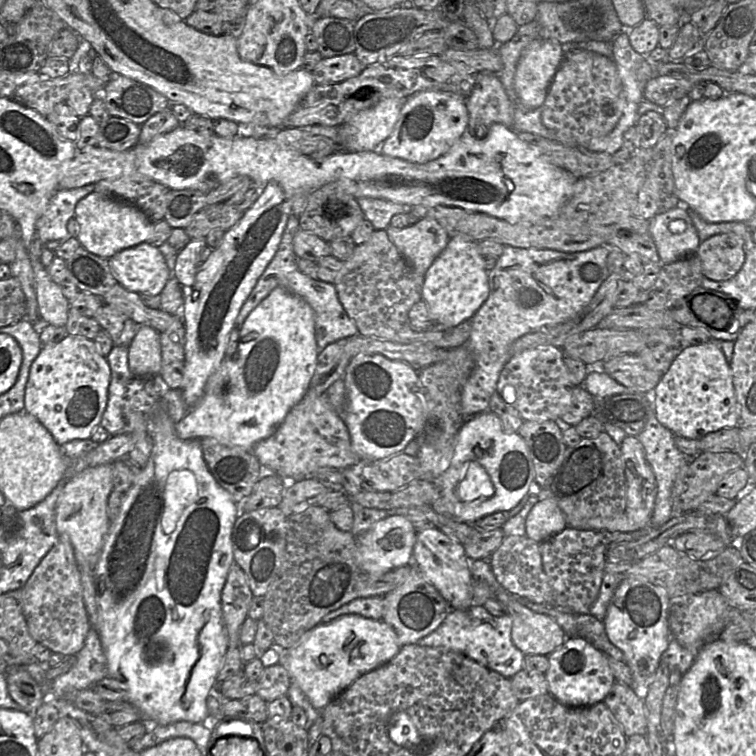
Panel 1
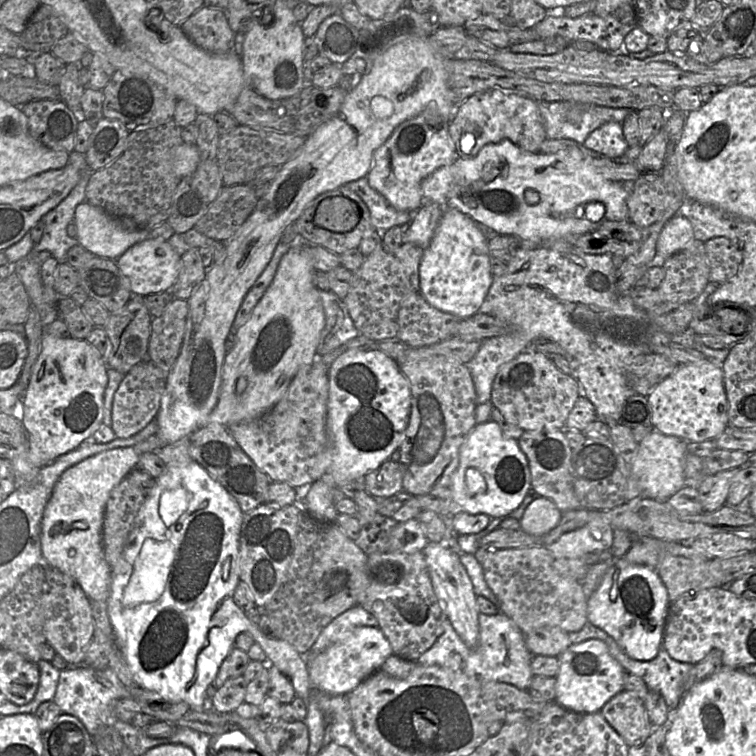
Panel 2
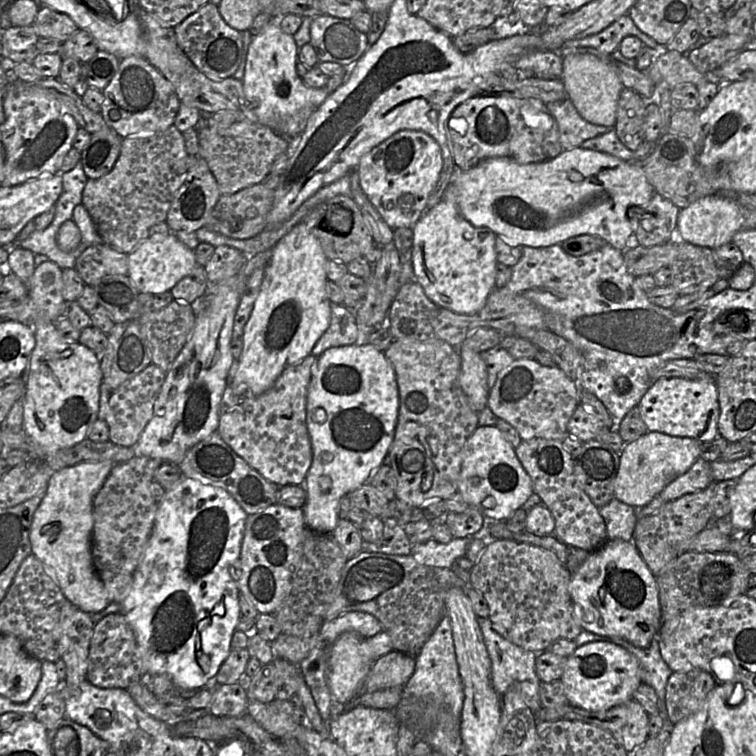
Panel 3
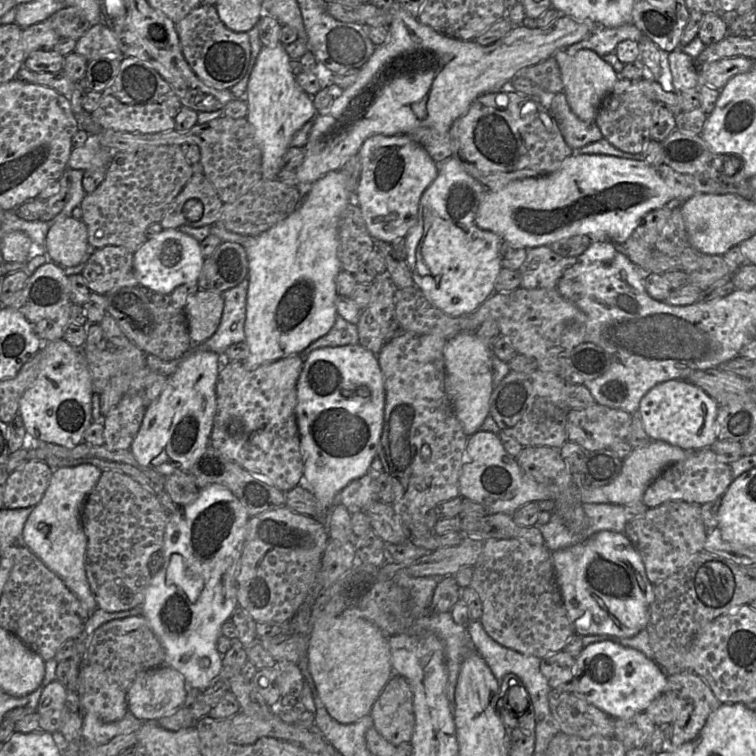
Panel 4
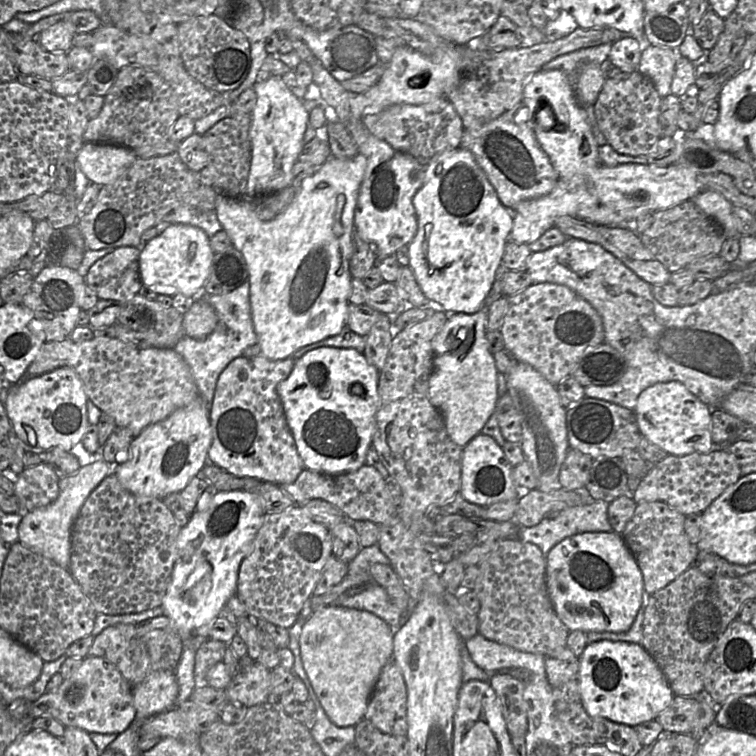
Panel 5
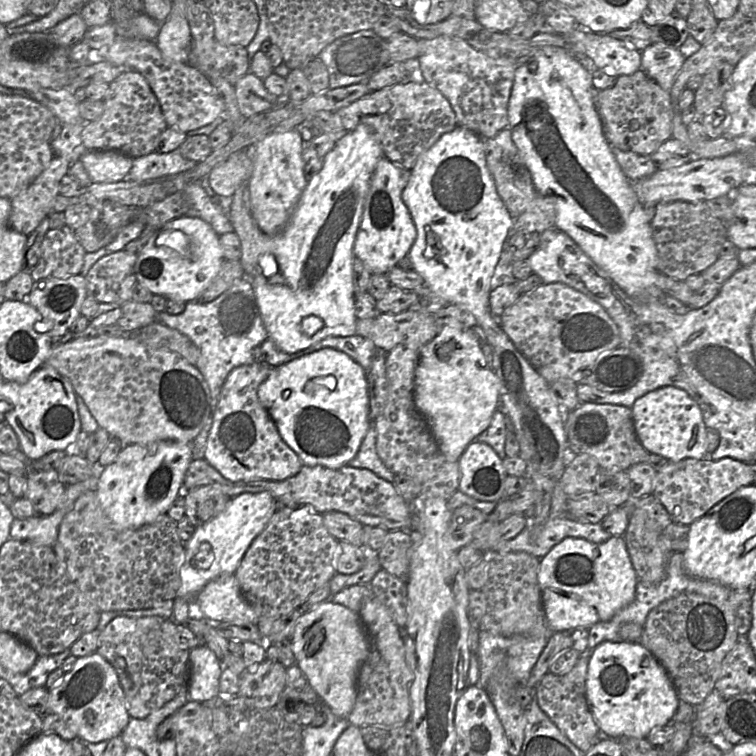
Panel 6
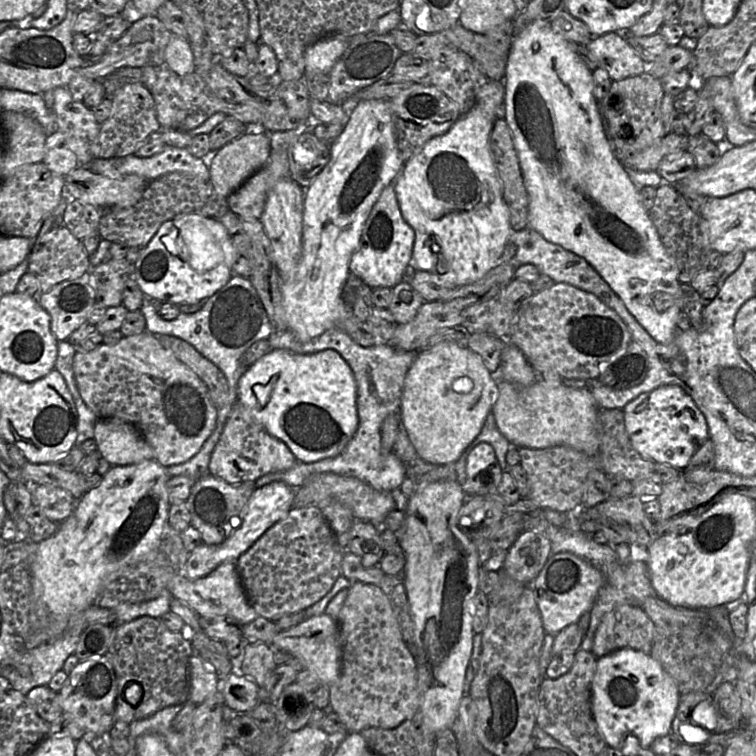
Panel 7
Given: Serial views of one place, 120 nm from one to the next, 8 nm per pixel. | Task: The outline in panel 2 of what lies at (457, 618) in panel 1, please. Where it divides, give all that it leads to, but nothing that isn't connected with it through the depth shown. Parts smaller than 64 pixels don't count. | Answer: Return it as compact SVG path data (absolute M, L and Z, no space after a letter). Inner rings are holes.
M479 613L479 642L477 647L467 647L449 620L446 620L443 622L443 633L416 662L422 666L447 667L479 681L503 682L520 690L527 690L533 677L532 658L533 655L525 642L525 635L513 620L502 613L496 615Z

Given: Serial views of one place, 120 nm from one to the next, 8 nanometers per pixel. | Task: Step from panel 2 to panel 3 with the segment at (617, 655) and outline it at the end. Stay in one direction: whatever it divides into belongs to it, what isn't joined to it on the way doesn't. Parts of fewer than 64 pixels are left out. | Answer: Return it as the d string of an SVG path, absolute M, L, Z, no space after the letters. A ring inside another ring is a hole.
M583 629L574 641L578 647L589 642L607 641L619 645L633 654L639 663L639 676L642 683L650 685L656 692L659 715L662 719L668 719L666 710L666 684L673 671L661 656L658 635L655 635L647 648L636 647L619 637L601 636Z

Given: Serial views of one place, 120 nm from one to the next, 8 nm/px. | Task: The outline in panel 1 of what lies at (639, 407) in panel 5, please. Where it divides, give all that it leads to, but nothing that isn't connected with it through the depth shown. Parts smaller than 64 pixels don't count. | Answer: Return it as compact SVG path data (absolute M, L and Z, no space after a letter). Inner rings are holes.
M713 341L683 346L652 392L657 420L674 435L700 440L705 435L740 424L733 375L722 349Z

